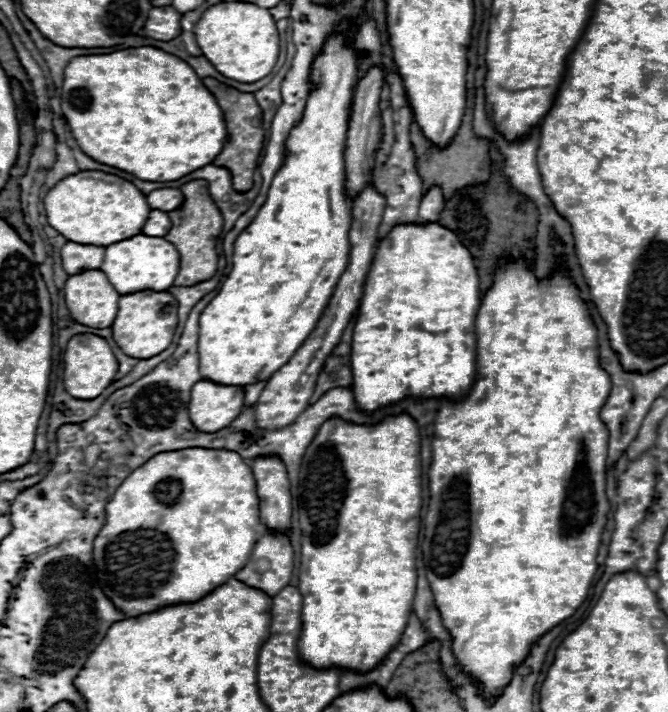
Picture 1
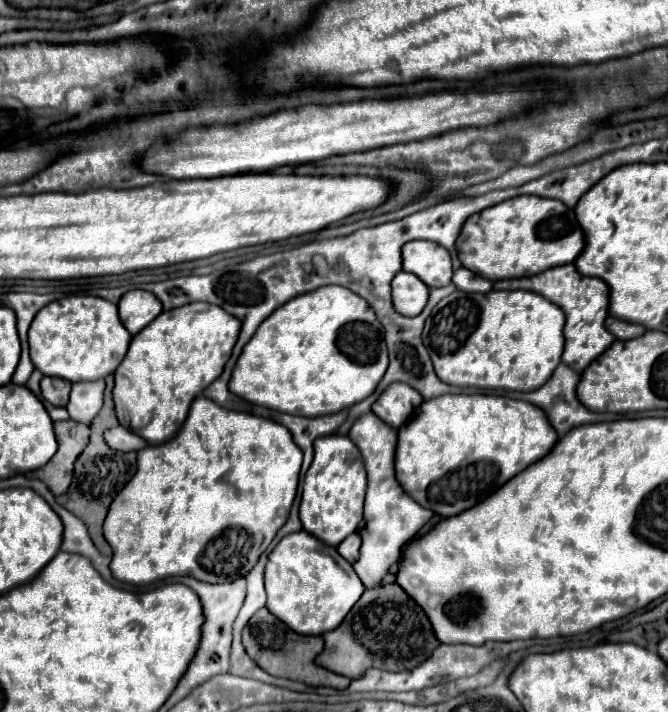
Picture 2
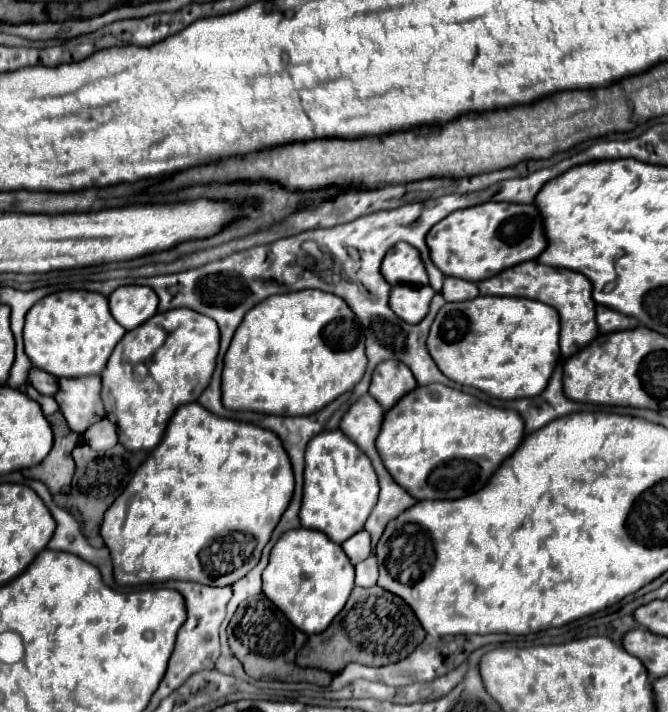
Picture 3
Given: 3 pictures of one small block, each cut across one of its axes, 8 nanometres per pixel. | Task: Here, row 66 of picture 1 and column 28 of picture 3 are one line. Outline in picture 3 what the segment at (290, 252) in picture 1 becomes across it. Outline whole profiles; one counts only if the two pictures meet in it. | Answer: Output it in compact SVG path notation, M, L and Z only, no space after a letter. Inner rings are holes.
M60 290L44 296L28 312L24 324L24 350L32 364L58 378L102 374L114 346L126 330L112 318L108 298L88 290Z

